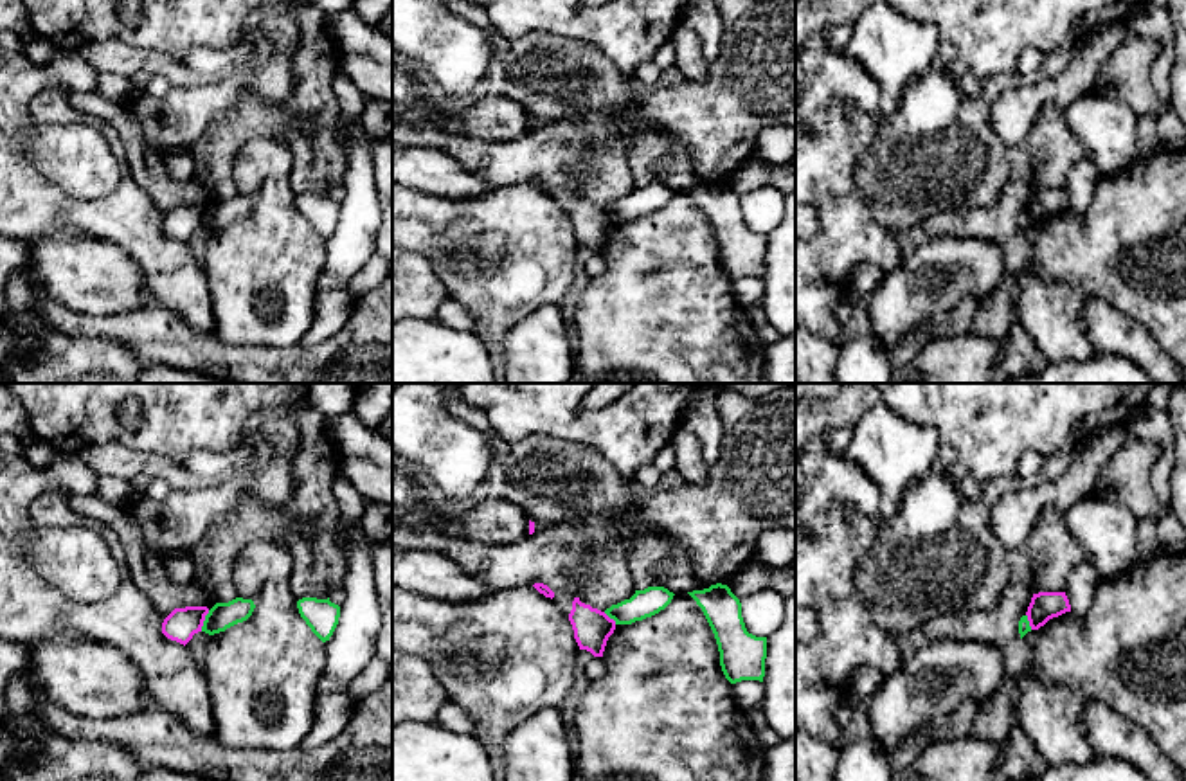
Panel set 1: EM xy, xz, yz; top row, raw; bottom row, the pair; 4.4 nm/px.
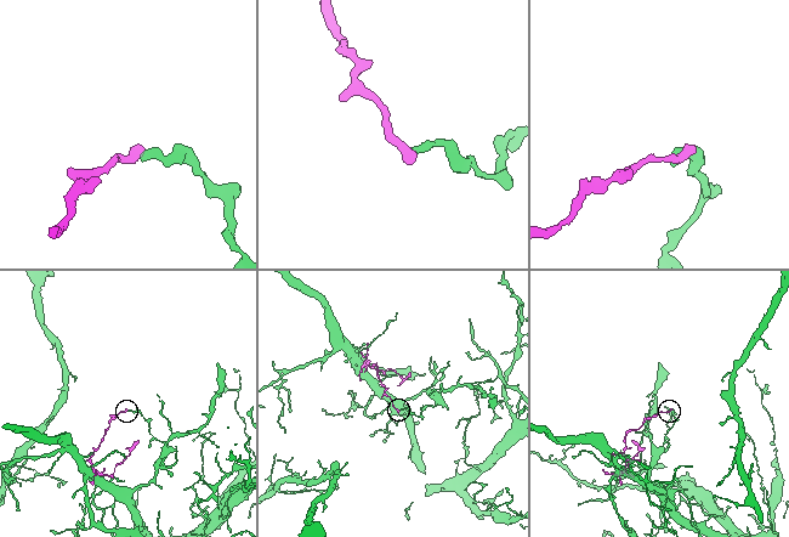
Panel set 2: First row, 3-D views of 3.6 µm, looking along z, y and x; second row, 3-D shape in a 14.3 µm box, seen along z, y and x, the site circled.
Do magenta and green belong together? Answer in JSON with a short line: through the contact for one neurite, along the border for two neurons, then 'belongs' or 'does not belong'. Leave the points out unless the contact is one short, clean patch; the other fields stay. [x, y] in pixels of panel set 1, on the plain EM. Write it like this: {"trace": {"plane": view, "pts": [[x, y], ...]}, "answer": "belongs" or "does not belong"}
{"trace": {"plane": "xy", "pts": [[209, 207], [200, 227]]}, "answer": "does not belong"}

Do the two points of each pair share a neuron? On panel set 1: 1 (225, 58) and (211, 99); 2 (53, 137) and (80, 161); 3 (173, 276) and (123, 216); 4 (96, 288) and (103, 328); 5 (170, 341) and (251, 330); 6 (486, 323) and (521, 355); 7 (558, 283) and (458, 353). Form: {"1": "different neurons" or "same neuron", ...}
{"1": "different neurons", "2": "same neuron", "3": "same neuron", "4": "different neurons", "5": "different neurons", "6": "different neurons", "7": "different neurons"}

